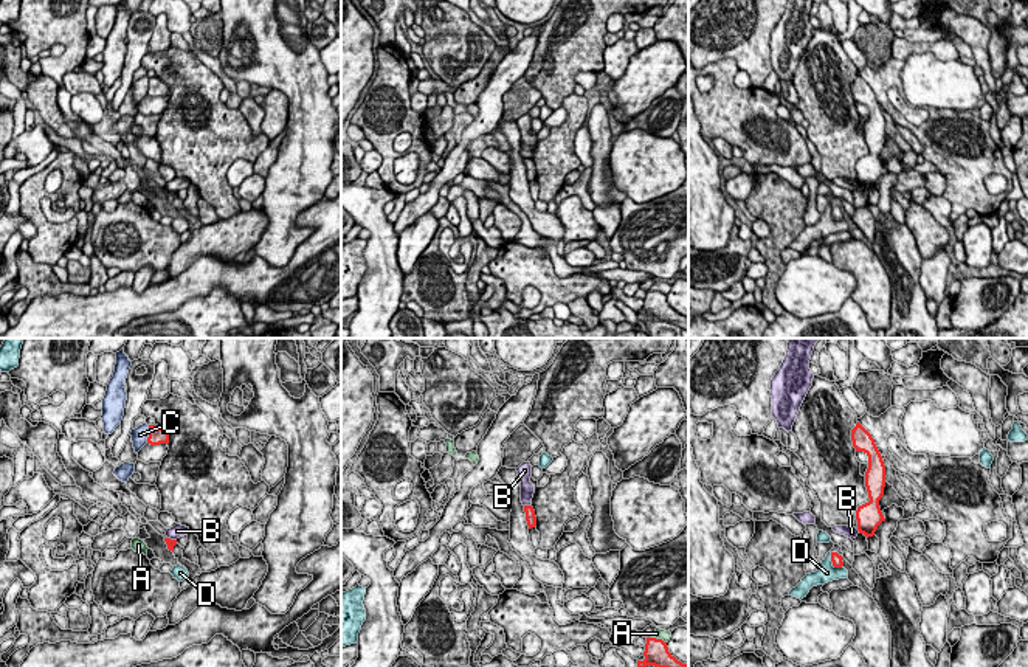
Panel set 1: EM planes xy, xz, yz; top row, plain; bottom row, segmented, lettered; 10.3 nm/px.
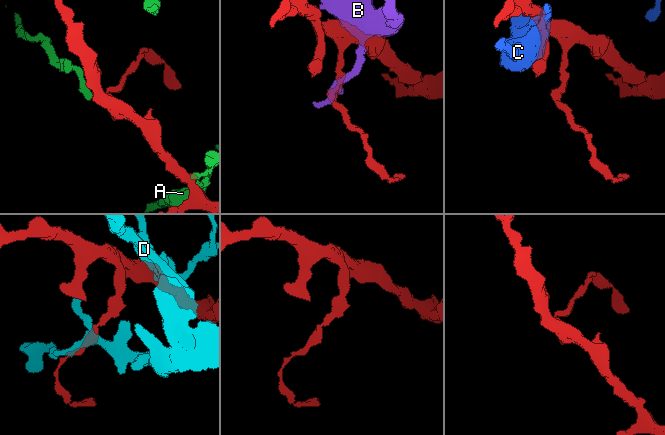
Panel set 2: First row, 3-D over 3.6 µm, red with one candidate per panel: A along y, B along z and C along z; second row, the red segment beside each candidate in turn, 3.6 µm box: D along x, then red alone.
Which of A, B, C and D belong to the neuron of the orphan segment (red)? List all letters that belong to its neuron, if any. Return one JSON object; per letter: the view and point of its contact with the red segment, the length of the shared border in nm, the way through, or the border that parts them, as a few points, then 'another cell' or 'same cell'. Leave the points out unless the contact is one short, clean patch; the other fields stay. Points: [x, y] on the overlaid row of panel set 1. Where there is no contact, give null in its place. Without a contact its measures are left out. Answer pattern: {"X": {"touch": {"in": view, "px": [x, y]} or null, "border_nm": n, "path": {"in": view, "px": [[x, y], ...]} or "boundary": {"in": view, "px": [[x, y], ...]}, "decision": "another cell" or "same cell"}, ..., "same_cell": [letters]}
{"A": {"touch": {"in": "xz", "px": [658, 639]}, "border_nm": 190, "decision": "another cell"}, "B": {"touch": {"in": "xz", "px": [527, 506]}, "border_nm": 80, "decision": "another cell"}, "C": {"touch": {"in": "xy", "px": [149, 435]}, "border_nm": 190, "decision": "another cell"}, "D": {"touch": {"in": "yz", "px": [833, 563]}, "border_nm": 220, "boundary": {"in": "yz", "px": [[830, 552], [831, 563], [841, 568]]}, "decision": "another cell"}, "same_cell": []}

